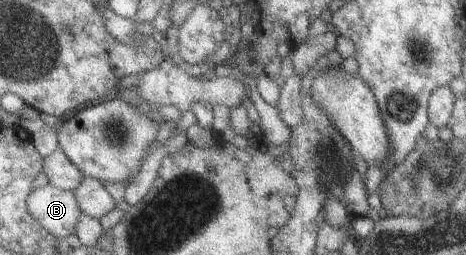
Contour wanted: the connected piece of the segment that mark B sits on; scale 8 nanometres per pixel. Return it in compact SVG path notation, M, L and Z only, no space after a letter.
M47 184L34 188L25 200L31 217L58 239L66 239L76 233L81 209L71 190Z

